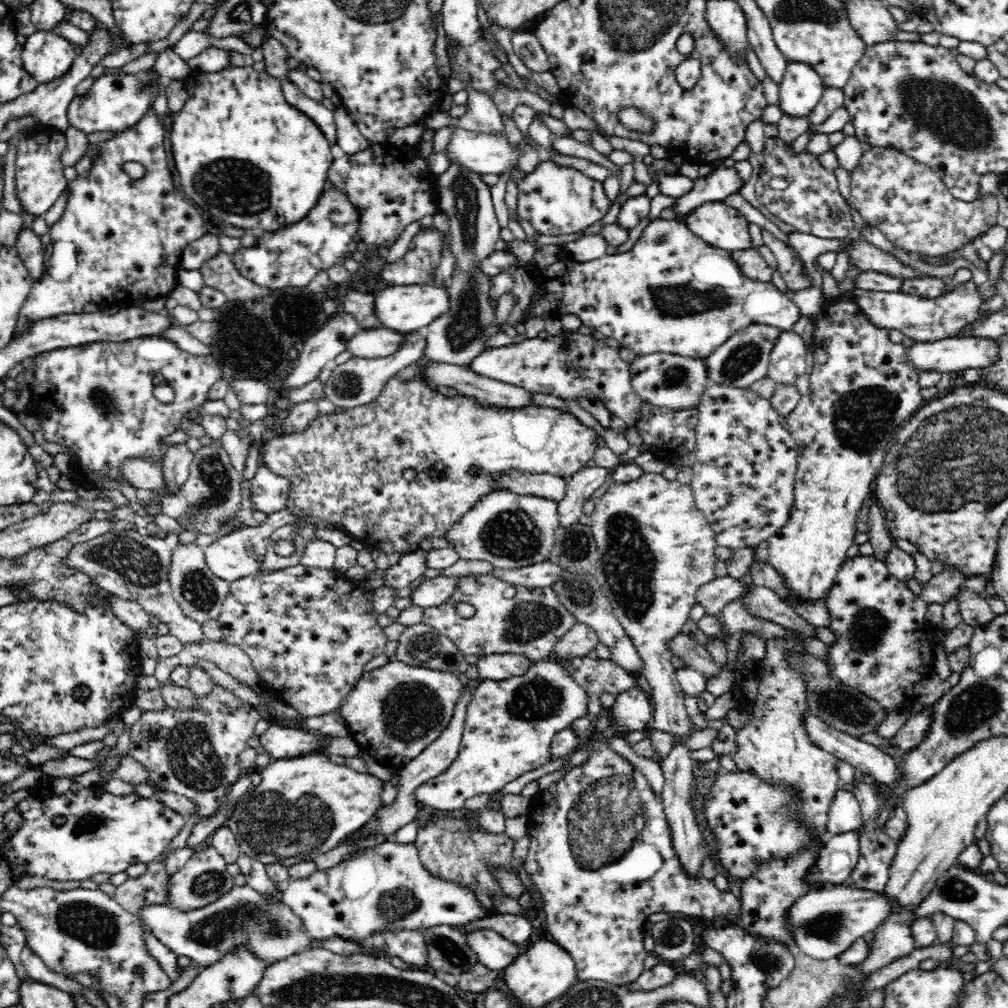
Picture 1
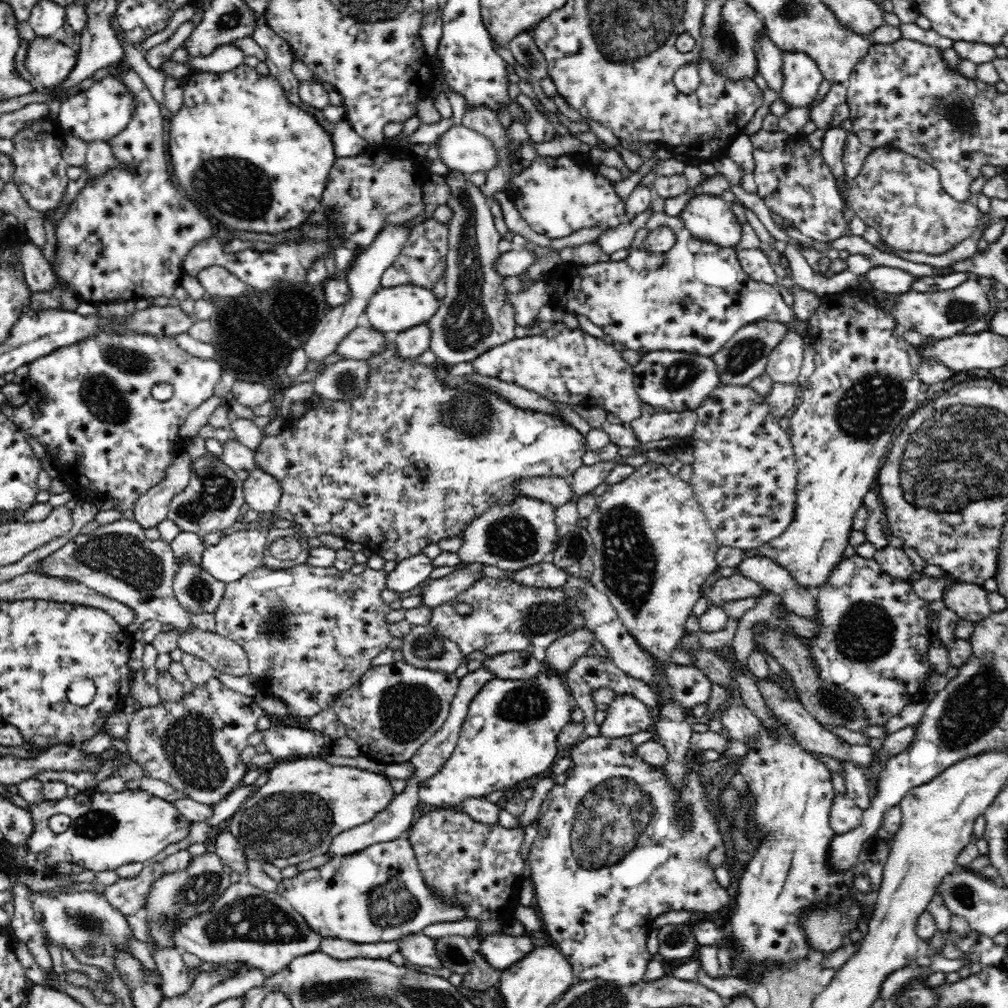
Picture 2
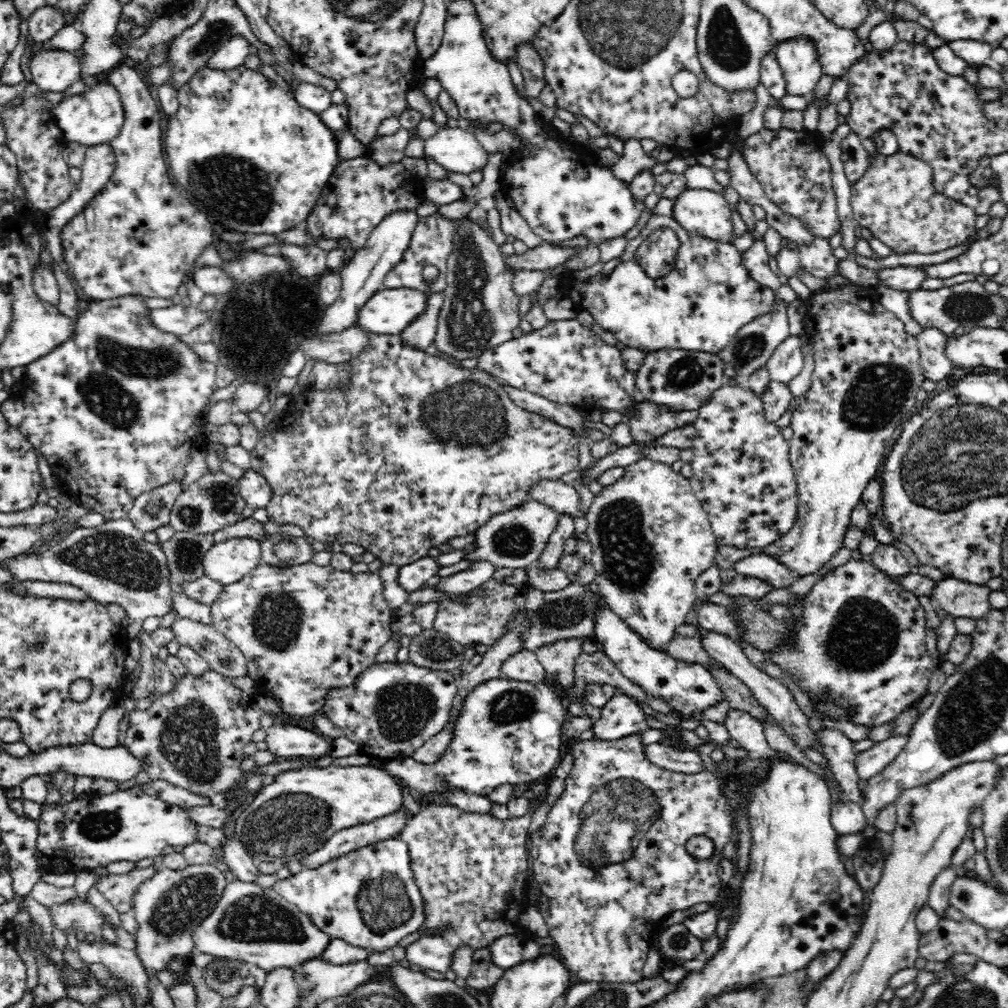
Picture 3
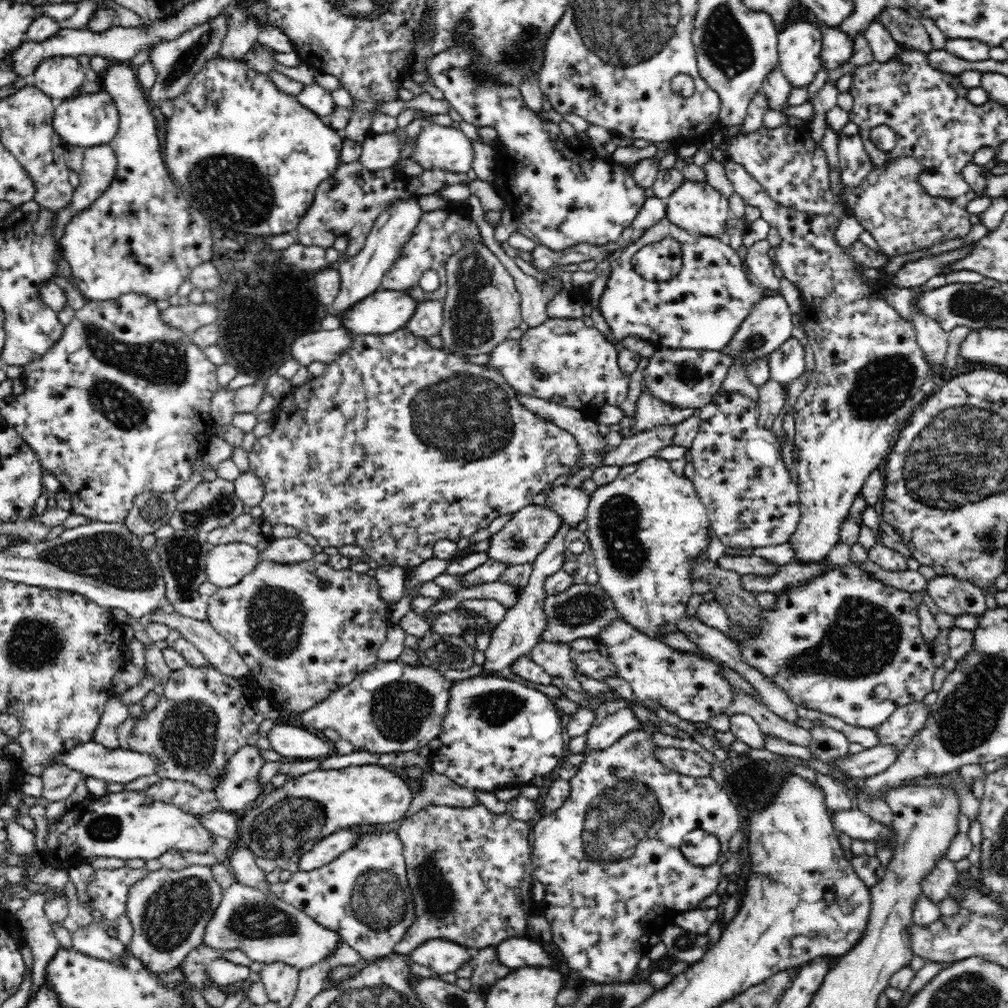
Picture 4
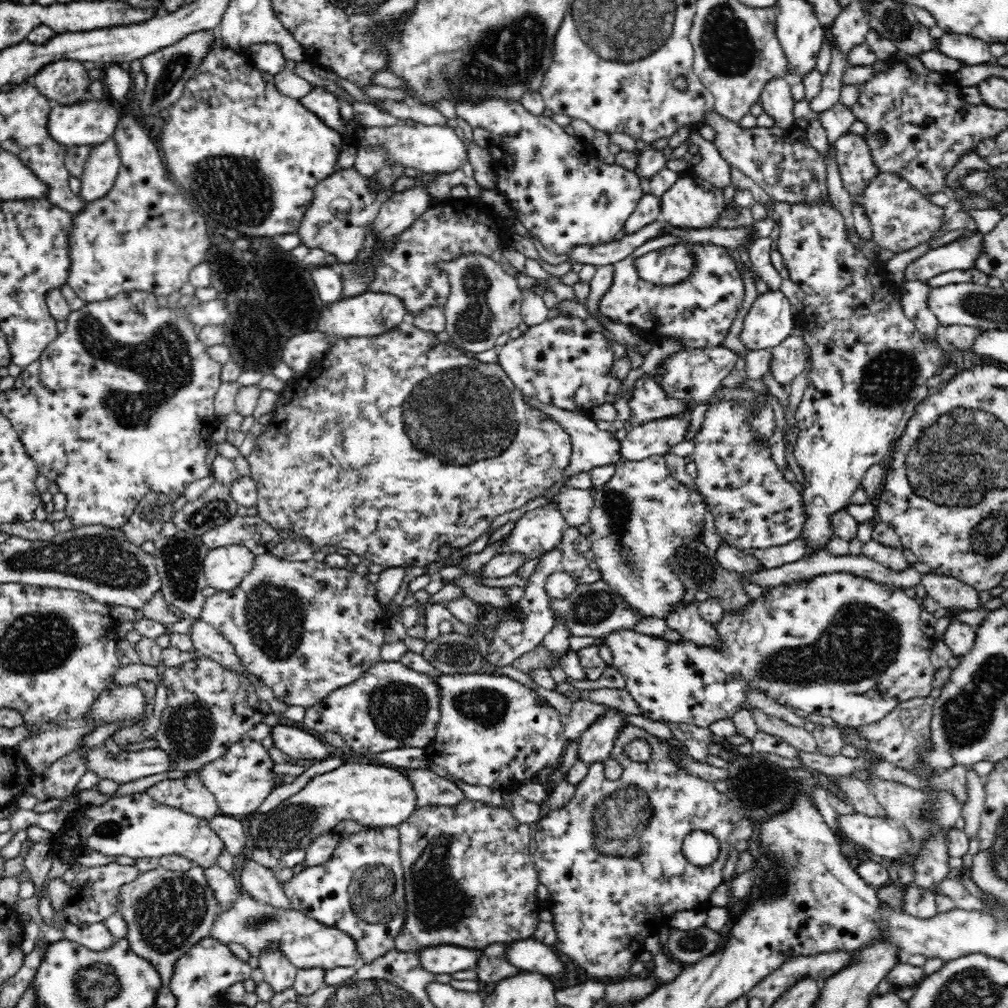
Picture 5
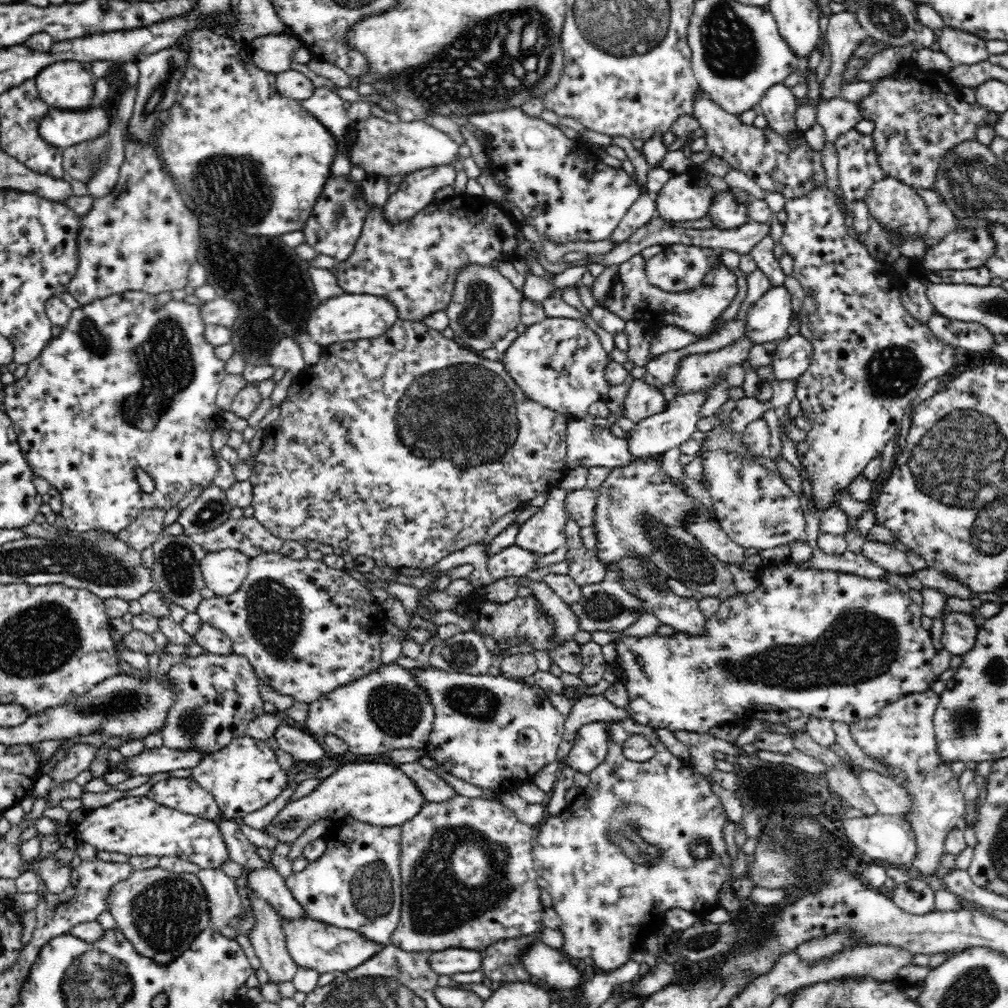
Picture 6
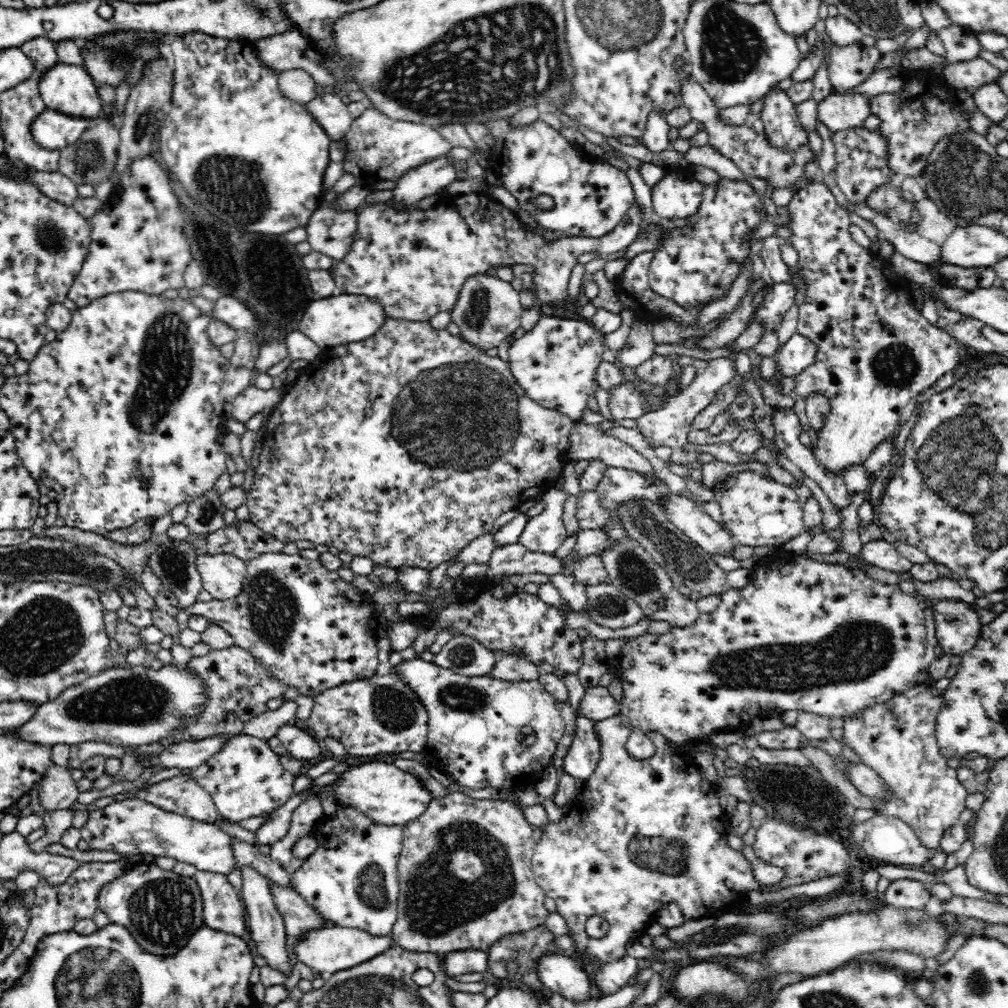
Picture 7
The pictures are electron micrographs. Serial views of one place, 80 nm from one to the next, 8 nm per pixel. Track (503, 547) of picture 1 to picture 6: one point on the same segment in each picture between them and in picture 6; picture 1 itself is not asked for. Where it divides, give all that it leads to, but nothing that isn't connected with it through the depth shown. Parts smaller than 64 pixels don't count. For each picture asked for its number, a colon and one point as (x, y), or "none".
2: (522, 533)
3: (514, 539)
4: (531, 529)
5: (540, 530)
6: (543, 533)

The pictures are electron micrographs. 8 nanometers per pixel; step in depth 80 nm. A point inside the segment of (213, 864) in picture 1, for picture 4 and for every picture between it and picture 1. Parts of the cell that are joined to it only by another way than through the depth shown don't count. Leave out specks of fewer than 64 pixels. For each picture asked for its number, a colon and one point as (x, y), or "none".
2: (175, 897)
3: (167, 907)
4: (169, 910)

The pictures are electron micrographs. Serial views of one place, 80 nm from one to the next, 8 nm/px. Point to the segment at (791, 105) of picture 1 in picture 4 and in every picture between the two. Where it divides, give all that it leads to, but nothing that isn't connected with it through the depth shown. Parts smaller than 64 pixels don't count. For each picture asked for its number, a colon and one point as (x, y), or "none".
2: (801, 75)
3: (797, 57)
4: (799, 41)

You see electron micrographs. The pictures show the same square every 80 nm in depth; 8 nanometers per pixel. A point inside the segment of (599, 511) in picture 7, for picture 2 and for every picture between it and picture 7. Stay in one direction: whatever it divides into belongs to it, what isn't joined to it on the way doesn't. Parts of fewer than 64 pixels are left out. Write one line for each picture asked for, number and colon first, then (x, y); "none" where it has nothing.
2: (557, 491)
3: (562, 497)
4: (571, 503)
5: (575, 504)
6: (581, 503)

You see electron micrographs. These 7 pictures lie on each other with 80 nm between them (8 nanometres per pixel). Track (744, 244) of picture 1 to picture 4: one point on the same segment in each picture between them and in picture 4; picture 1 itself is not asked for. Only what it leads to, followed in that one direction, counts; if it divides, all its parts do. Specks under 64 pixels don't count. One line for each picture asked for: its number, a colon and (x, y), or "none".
2: (708, 217)
3: (707, 213)
4: (697, 207)

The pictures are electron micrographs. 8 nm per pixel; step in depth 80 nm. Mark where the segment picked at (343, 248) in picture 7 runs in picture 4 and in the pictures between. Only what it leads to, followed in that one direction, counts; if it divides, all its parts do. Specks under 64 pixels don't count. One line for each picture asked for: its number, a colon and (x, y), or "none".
4: (347, 204)
5: (344, 206)
6: (333, 228)

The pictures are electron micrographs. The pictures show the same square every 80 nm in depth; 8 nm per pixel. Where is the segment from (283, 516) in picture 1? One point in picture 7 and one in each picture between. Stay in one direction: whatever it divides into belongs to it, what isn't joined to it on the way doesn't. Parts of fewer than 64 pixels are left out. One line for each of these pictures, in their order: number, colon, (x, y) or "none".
2: (234, 556)
3: (228, 562)
4: (225, 565)
5: (224, 568)
6: (223, 572)
7: (222, 575)

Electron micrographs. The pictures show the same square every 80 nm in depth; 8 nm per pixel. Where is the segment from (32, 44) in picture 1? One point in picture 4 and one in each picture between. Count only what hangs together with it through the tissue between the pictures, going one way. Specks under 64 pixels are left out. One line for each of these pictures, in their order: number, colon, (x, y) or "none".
2: (50, 63)
3: (54, 71)
4: (59, 78)

